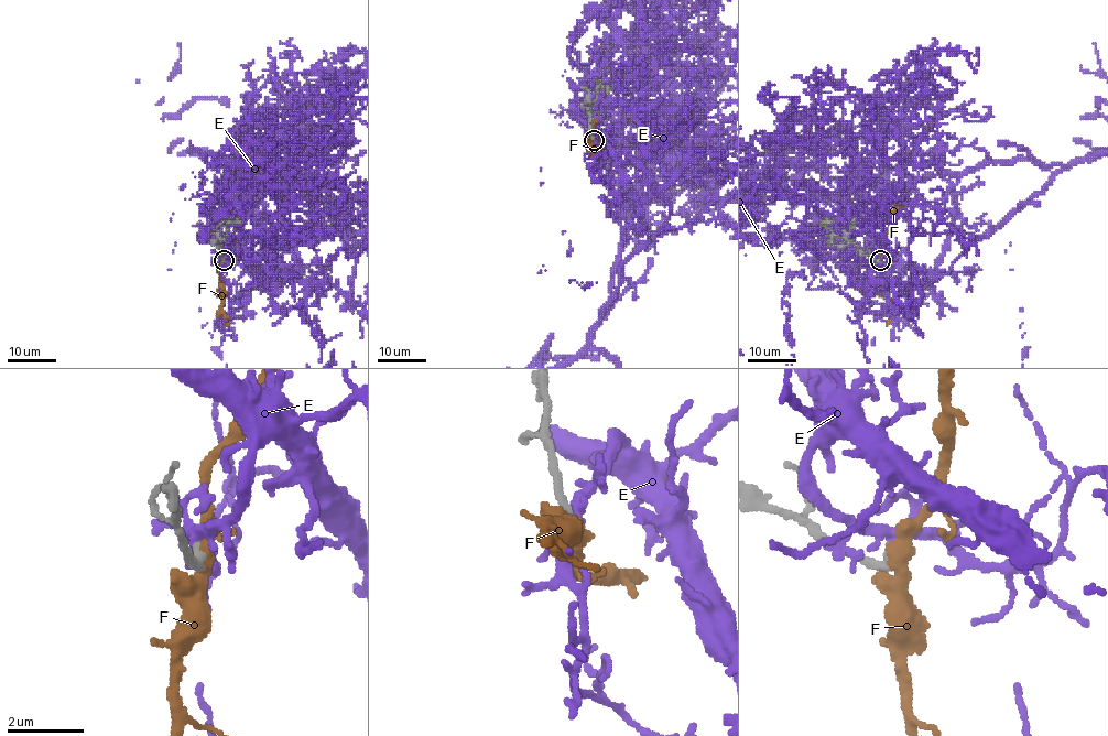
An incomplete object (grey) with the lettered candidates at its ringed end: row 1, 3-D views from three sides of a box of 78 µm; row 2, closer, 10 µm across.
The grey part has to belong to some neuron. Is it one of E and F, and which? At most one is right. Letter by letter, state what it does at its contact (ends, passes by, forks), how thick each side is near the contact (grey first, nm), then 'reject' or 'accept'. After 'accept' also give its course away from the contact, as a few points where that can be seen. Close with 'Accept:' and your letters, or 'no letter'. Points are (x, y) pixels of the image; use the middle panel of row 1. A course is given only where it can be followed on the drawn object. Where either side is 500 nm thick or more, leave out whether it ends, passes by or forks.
E: it forks; calibres 260 and 240 nm; reject
F: it forks; calibres 280 and 360 nm; accept; course (594, 138), (596, 145), (627, 161)
Accept: F

